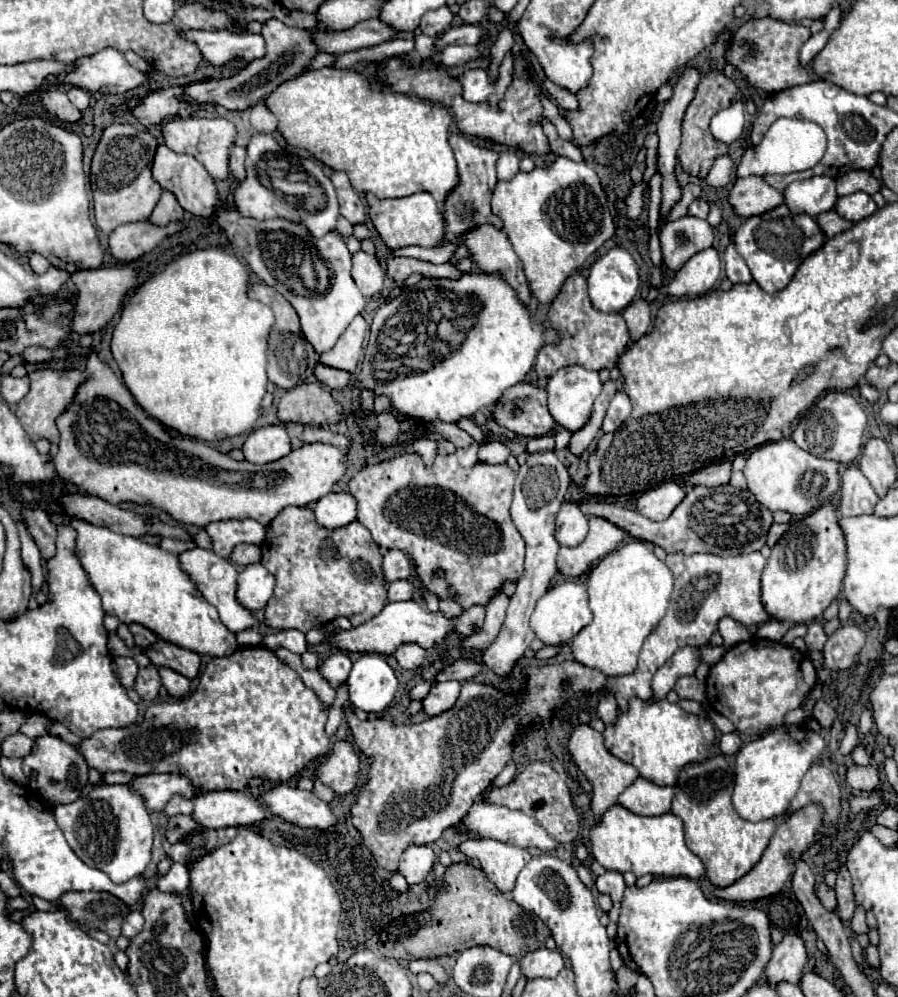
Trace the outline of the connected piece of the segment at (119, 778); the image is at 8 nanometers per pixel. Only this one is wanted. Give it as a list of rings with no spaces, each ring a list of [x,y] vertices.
[[[111,772],[111,774],[103,776],[103,782],[121,784],[121,782],[129,782],[129,780],[135,780],[135,778],[137,778],[135,774],[127,774],[127,772]]]

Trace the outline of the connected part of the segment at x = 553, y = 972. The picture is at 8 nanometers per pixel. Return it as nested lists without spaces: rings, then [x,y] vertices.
[[[539,948],[533,952],[527,952],[521,960],[521,974],[527,980],[533,978],[553,978],[557,976],[563,966],[565,966],[565,958],[561,956],[559,950],[547,950],[547,948]]]

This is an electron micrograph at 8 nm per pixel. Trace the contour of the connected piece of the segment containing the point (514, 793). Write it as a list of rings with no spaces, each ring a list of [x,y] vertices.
[[[543,762],[529,764],[507,786],[493,786],[491,792],[485,792],[483,800],[489,802],[489,804],[499,804],[499,806],[507,806],[507,808],[513,808],[513,810],[521,810],[523,814],[535,818],[537,824],[543,826],[547,830],[547,834],[553,836],[561,844],[573,842],[575,836],[577,836],[579,816],[573,808],[571,794],[567,790],[565,782],[559,778],[559,774],[549,764],[543,764]]]

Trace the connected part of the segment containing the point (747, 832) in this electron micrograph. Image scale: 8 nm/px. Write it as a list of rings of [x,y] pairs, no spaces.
[[[723,756],[709,758],[701,764],[687,766],[679,774],[677,794],[671,812],[679,816],[685,824],[687,848],[697,854],[705,864],[705,874],[709,882],[717,888],[727,888],[739,878],[743,878],[763,856],[769,840],[777,828],[773,820],[747,822],[731,806],[733,792],[733,768]]]

